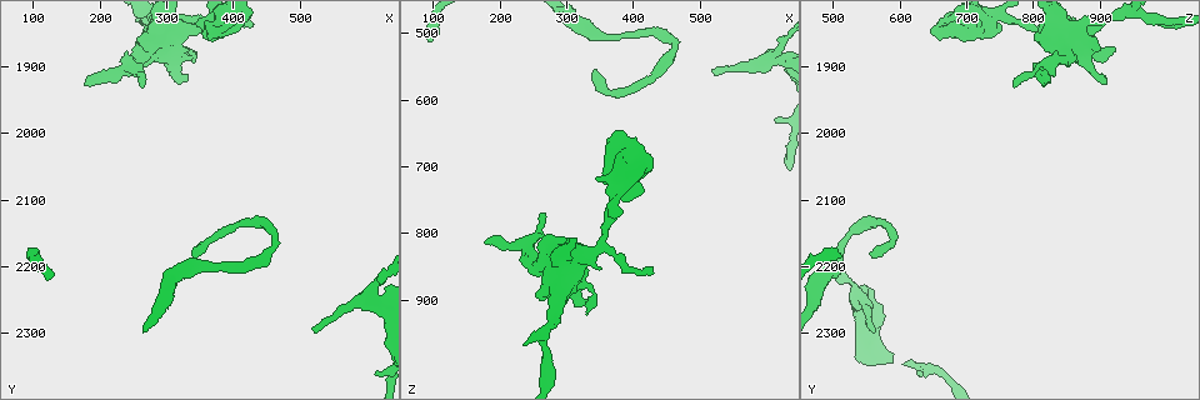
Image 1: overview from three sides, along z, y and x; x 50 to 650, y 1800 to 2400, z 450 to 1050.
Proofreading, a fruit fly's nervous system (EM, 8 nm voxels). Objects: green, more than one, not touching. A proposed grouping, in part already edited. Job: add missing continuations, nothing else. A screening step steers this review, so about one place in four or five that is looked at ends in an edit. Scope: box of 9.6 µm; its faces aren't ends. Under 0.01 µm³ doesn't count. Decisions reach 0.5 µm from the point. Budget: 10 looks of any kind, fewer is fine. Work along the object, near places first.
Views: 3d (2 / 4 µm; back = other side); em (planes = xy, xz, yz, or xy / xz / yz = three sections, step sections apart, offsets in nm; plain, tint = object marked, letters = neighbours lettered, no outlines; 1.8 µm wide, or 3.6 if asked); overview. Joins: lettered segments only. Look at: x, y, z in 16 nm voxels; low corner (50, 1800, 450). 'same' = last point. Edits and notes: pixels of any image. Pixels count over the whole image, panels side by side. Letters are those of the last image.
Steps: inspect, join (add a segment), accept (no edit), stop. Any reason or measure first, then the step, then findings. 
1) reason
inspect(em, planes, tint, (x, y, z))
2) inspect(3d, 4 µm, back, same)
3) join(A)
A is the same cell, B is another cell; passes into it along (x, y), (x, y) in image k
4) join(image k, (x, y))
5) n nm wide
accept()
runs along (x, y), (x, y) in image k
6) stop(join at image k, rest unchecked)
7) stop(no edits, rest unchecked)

inspect(em, xz, step 4, letters, (520, 2290, 560))

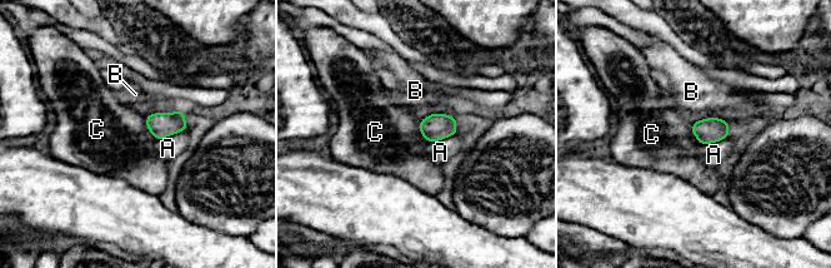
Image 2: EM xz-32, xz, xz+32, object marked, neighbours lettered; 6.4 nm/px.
inspect(em, planes, letters, same)

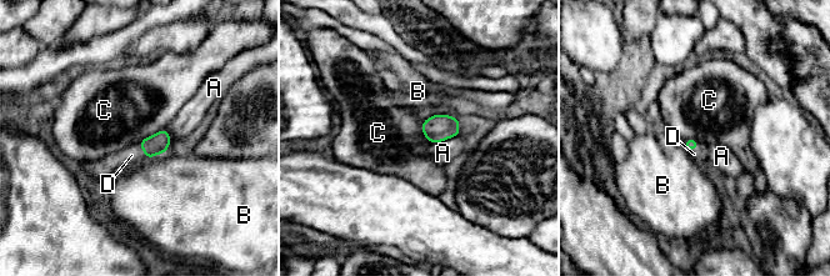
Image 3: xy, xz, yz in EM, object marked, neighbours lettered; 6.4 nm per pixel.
A touches over 200 nm
join(D)
D is the same cell, A, B and C are other cells; passes into it along (158, 144), (143, 150), (131, 155) in image 3; the neuron continues

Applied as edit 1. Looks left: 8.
see it whole again
inspect(overview)

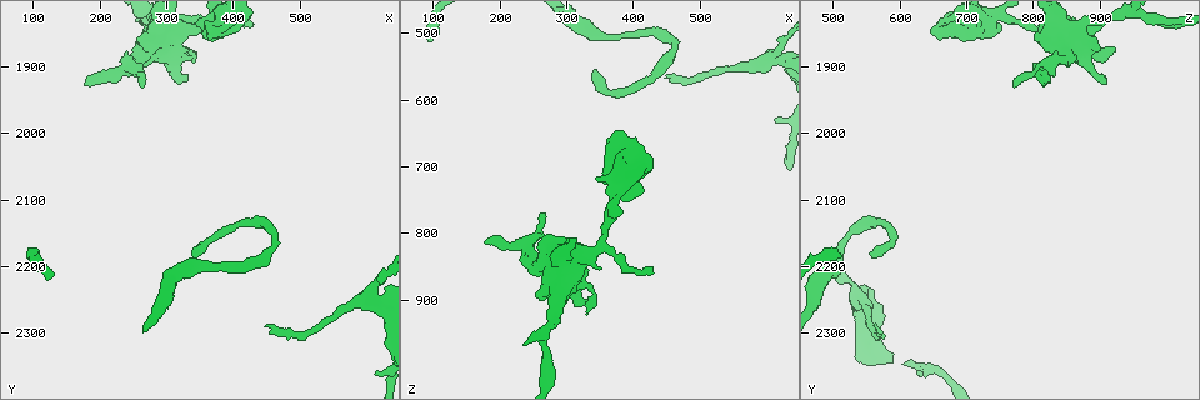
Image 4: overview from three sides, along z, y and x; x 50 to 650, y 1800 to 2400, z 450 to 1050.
thick end
inspect(em, yz, step 16, tint, (380, 1850, 645))

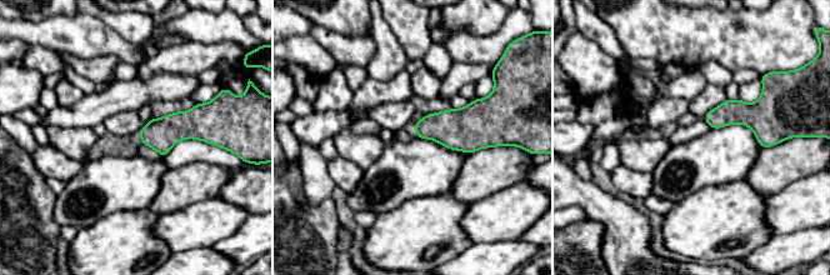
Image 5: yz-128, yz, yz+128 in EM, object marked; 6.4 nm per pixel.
inspect(em, planes, letters, same)

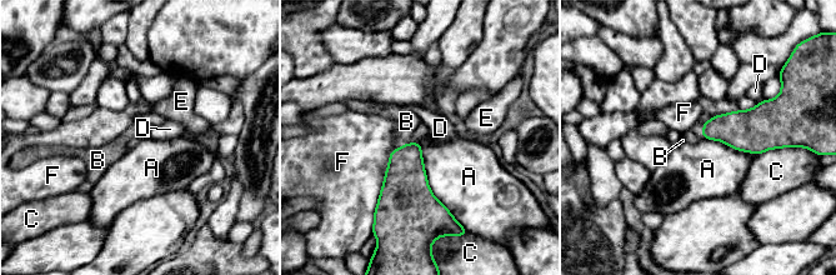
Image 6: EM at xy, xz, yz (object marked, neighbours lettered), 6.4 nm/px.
A touches over 550 nm
join(B)
B is the same cell, A, C, D, E and F are other cells; it goes on there

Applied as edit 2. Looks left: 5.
redraw
inspect(overview)

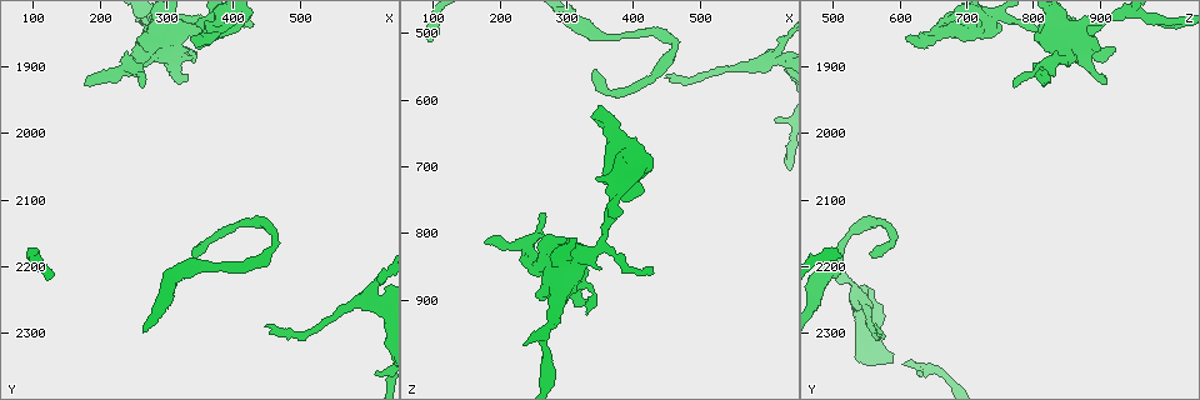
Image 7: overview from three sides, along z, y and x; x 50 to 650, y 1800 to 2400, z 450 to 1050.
inspect(em, planes, letters, (180, 1925, 815))

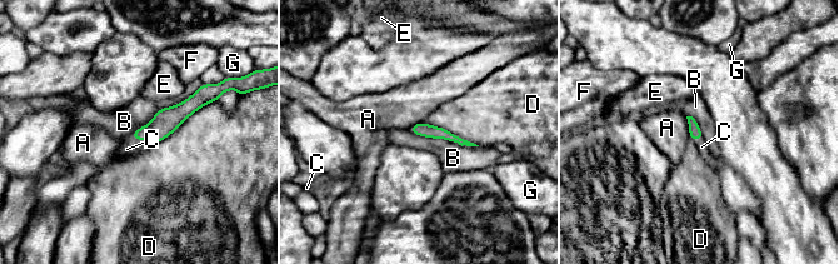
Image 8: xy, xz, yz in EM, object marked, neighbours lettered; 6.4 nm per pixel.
join(C)
C is the same cell, A, B, D, E, F and G are other cells; passes into it along (165, 121), (141, 138), (129, 147) in image 8; it goes on there

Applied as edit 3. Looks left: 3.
see it whole again
inspect(overview)

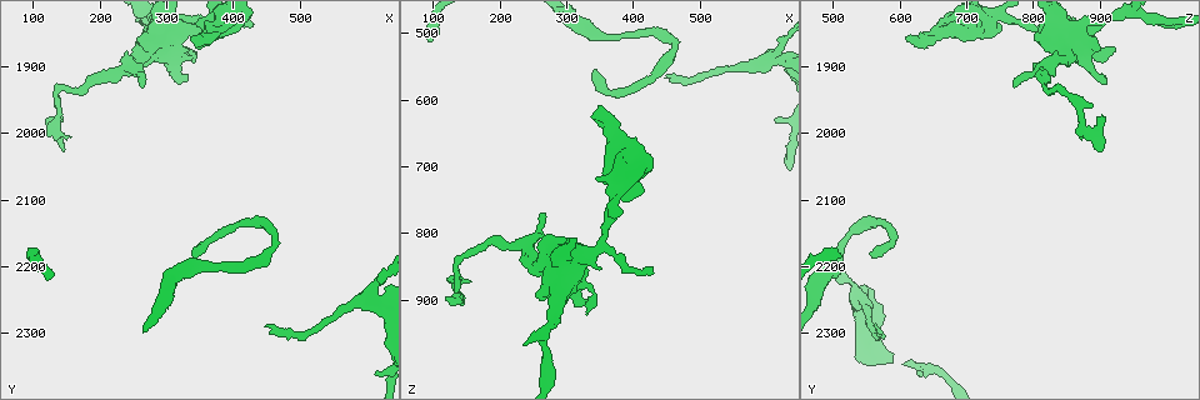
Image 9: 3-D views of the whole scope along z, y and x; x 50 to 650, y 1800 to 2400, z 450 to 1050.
abrupt turn
inspect(em, 3.6 µm, yz, step 8, tint, (135, 2000, 875))

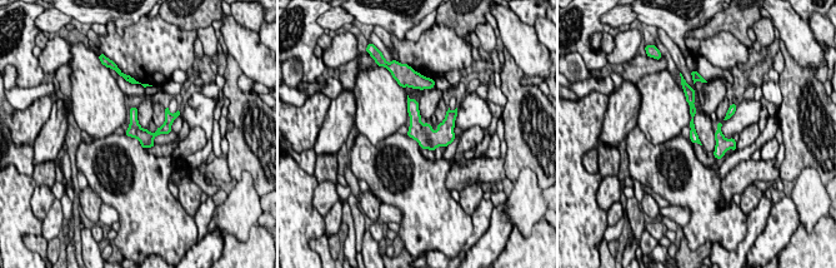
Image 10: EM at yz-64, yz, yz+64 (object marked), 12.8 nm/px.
cut it another way
inspect(em, 3.6 µm, planes, letters, same)

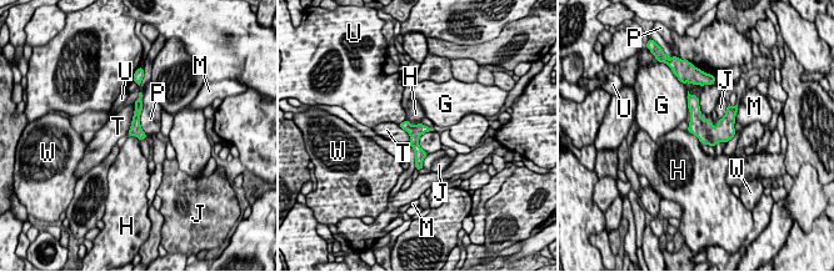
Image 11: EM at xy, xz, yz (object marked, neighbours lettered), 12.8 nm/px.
160 nm wide
accept()
G, H, J, M, P, T, U and W are other cells; runs along (404, 125), (414, 134), (419, 165) in image 11; no lettered segment goes on from it

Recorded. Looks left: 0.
stop(join at image 3, join at image 6, join at image 8, rest unchecked)

